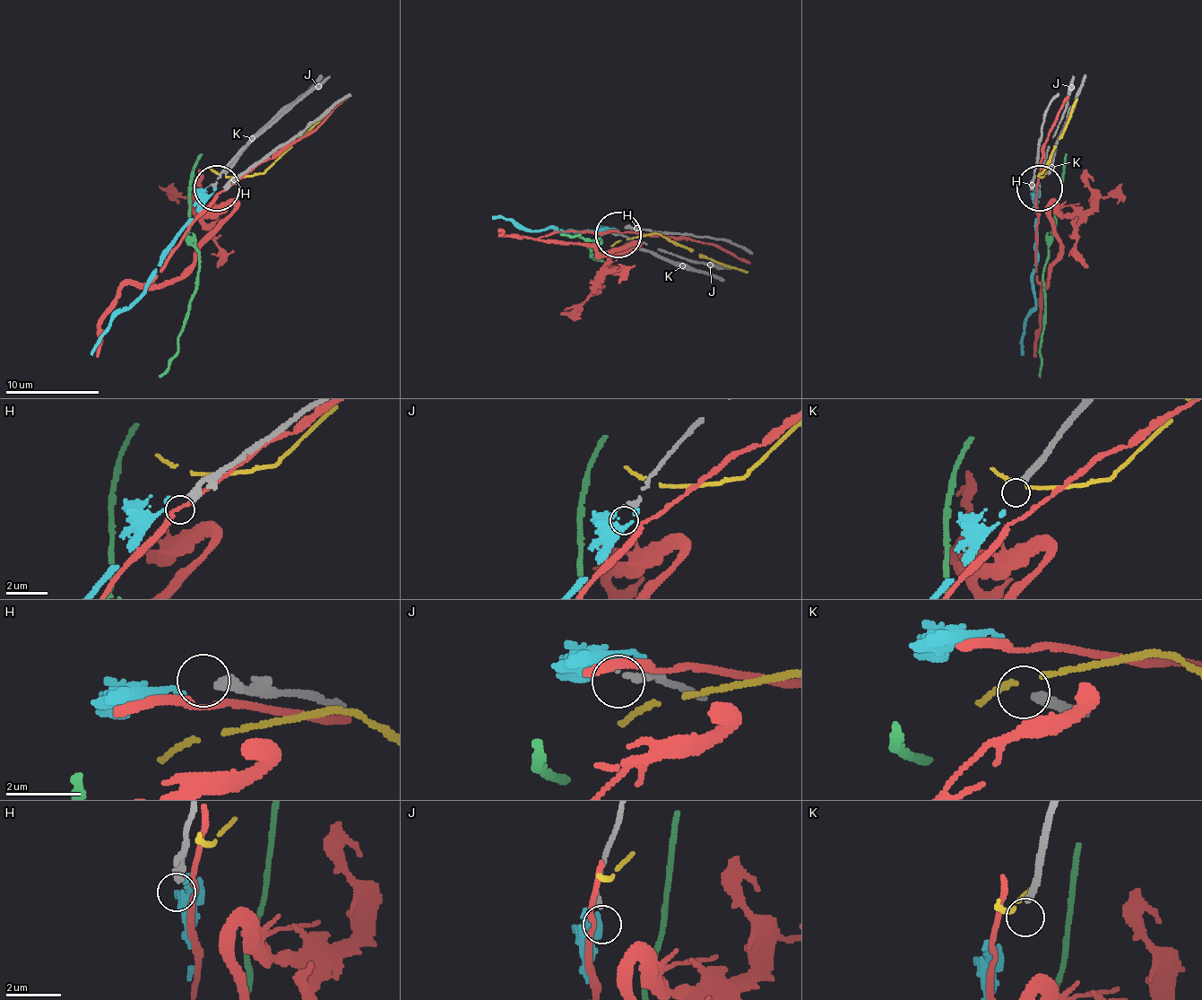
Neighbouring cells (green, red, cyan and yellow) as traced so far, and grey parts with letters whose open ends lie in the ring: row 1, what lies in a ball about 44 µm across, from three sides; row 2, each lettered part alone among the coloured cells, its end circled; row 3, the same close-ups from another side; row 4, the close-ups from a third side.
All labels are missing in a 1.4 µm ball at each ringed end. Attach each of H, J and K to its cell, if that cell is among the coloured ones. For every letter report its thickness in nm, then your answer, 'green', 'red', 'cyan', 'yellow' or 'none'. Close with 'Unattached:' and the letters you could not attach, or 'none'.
H: 360 nm thick; none
J: 160 nm thick; none
K: 280 nm thick; none
Unattached: H, J, K

